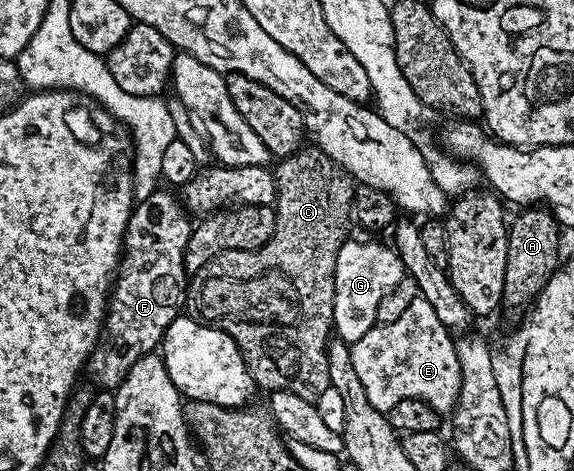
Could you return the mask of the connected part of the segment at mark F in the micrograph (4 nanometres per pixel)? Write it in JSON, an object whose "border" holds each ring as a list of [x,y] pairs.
{"border":[[[163,190],[153,192],[145,201],[133,207],[124,231],[122,259],[110,289],[100,341],[88,356],[86,365],[86,376],[93,380],[91,383],[97,389],[115,390],[126,378],[130,366],[138,362],[138,358],[153,355],[161,347],[164,331],[177,316],[181,315],[182,305],[186,300],[184,255],[194,227],[193,221],[190,222],[188,219],[190,219],[189,213],[181,207],[177,197],[175,200],[170,193]]]}

